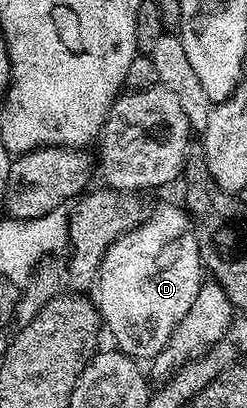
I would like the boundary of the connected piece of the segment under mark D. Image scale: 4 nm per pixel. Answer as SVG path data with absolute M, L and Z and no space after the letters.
M163 203L148 214L132 231L127 231L103 254L99 262L97 306L102 326L115 338L114 346L136 361L151 361L166 348L170 334L185 313L192 308L199 287L205 282L203 259L195 236L195 224L182 206Z

